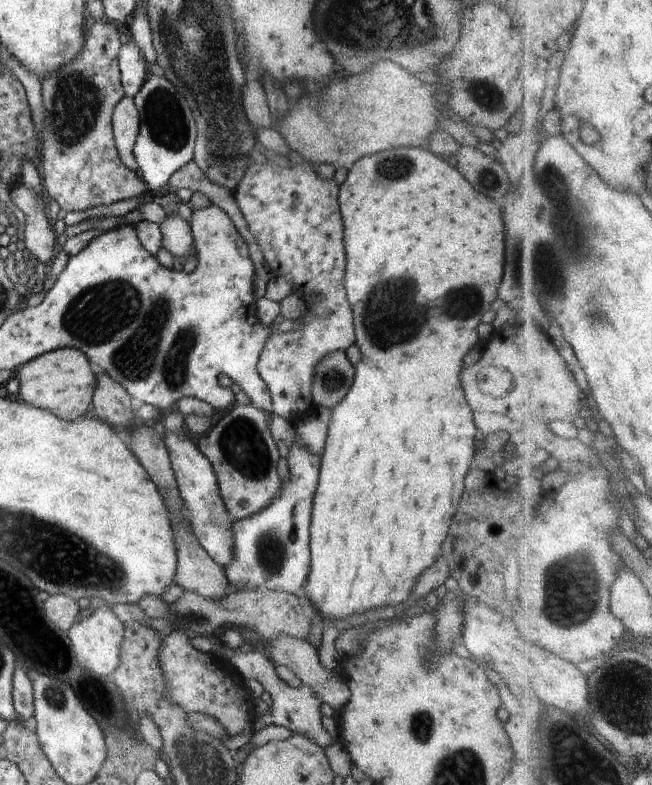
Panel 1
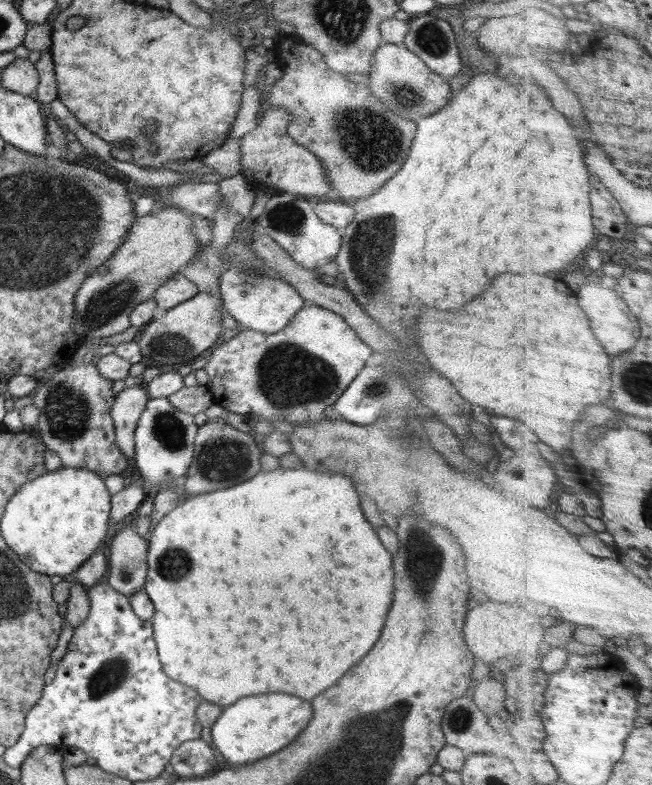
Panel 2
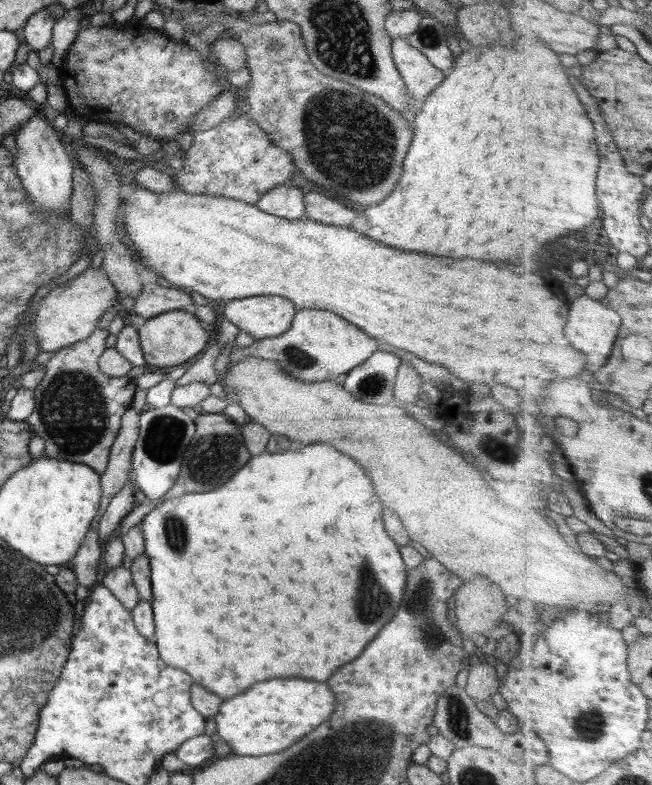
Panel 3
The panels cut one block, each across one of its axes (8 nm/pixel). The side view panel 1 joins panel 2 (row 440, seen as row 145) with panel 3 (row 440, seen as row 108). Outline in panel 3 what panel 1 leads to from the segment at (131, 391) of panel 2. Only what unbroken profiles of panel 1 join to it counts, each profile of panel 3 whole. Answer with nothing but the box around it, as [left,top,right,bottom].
[68,407,140,588]

